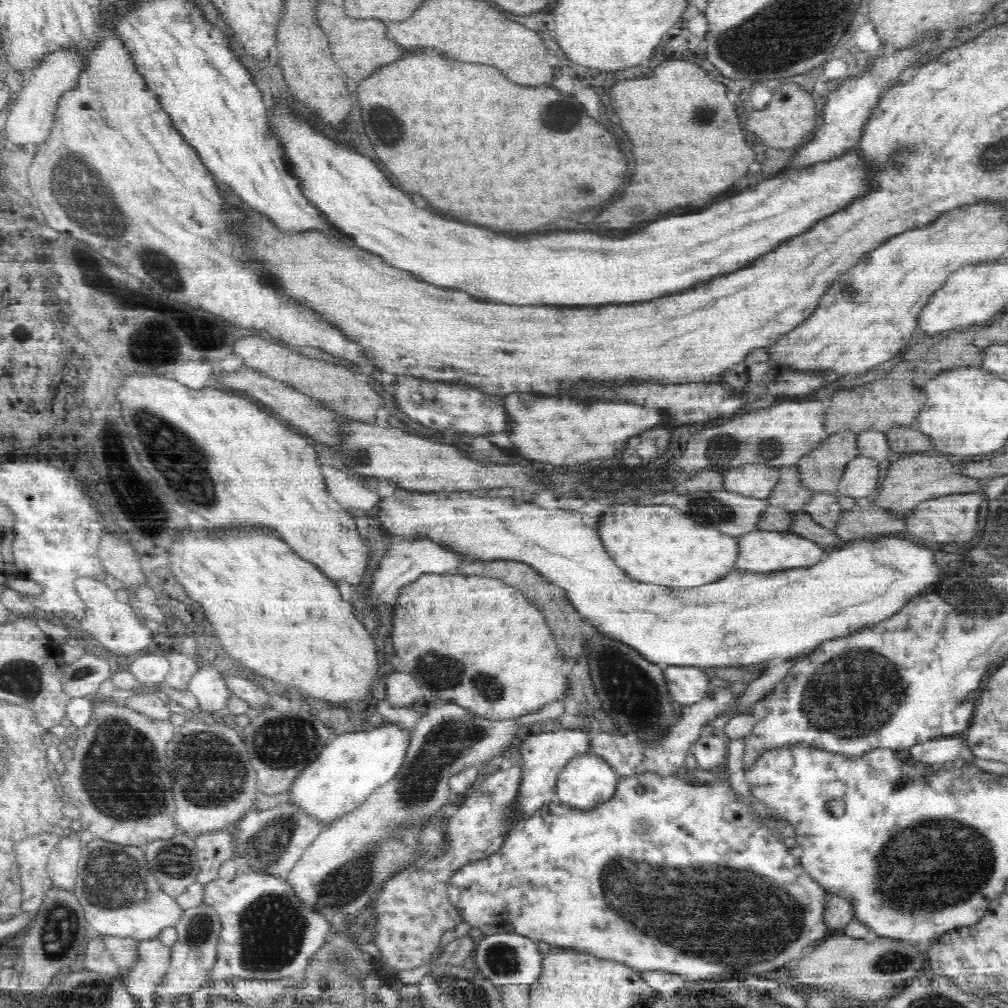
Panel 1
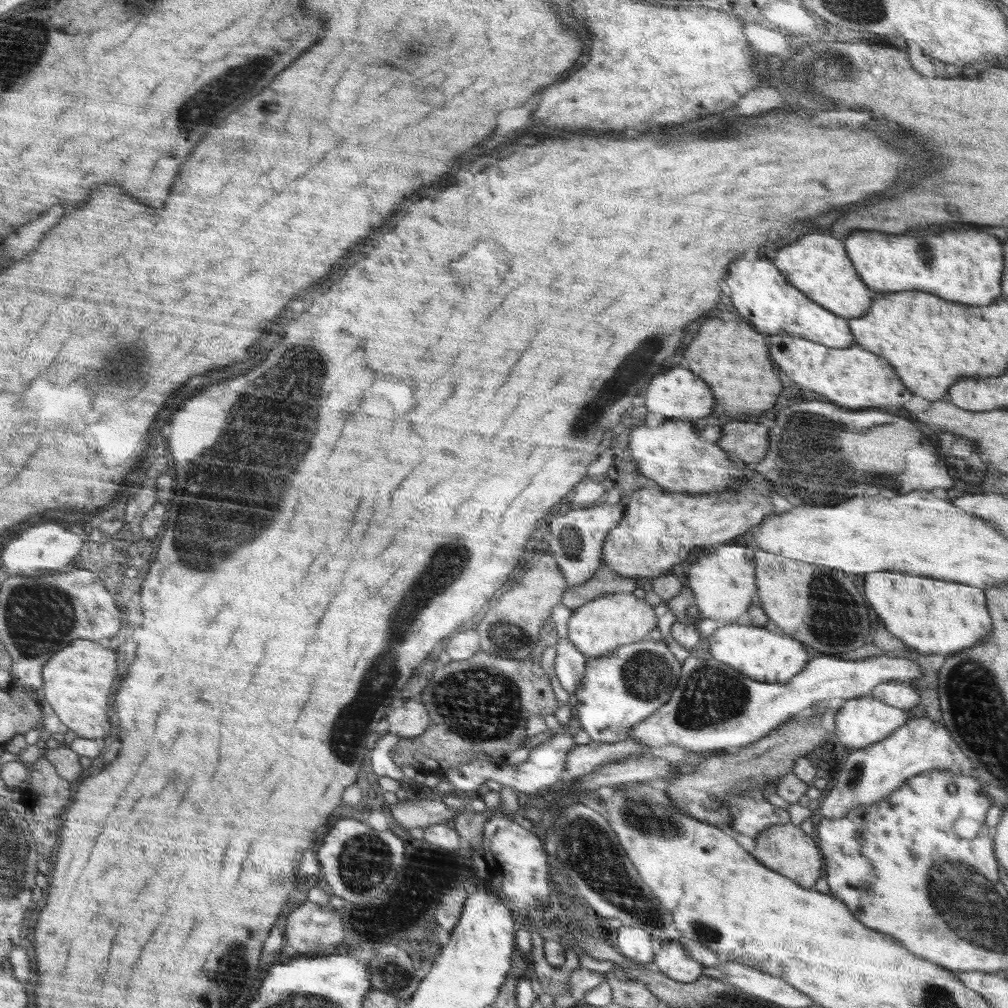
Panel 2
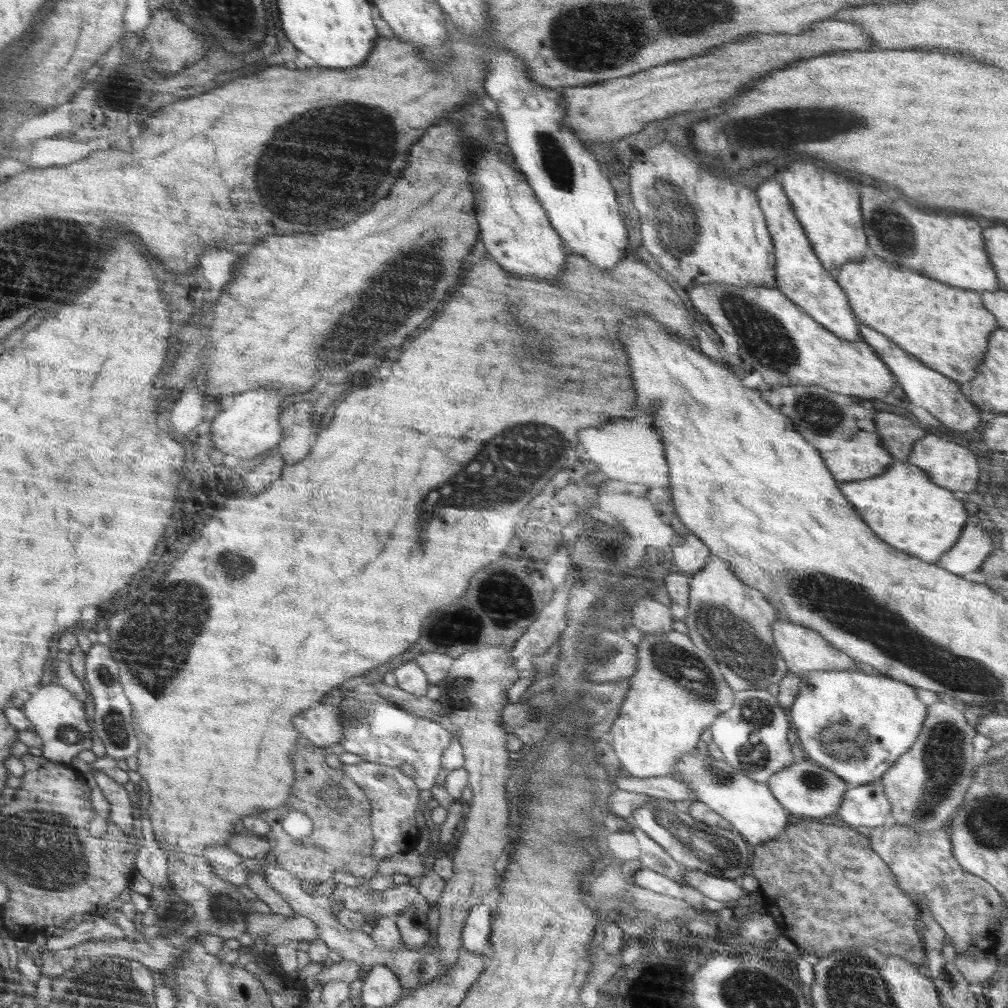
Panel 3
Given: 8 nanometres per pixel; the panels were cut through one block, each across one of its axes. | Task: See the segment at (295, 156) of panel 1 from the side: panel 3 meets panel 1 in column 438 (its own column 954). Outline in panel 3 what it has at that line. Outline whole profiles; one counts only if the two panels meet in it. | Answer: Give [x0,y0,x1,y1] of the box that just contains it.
[860,188,999,292]

